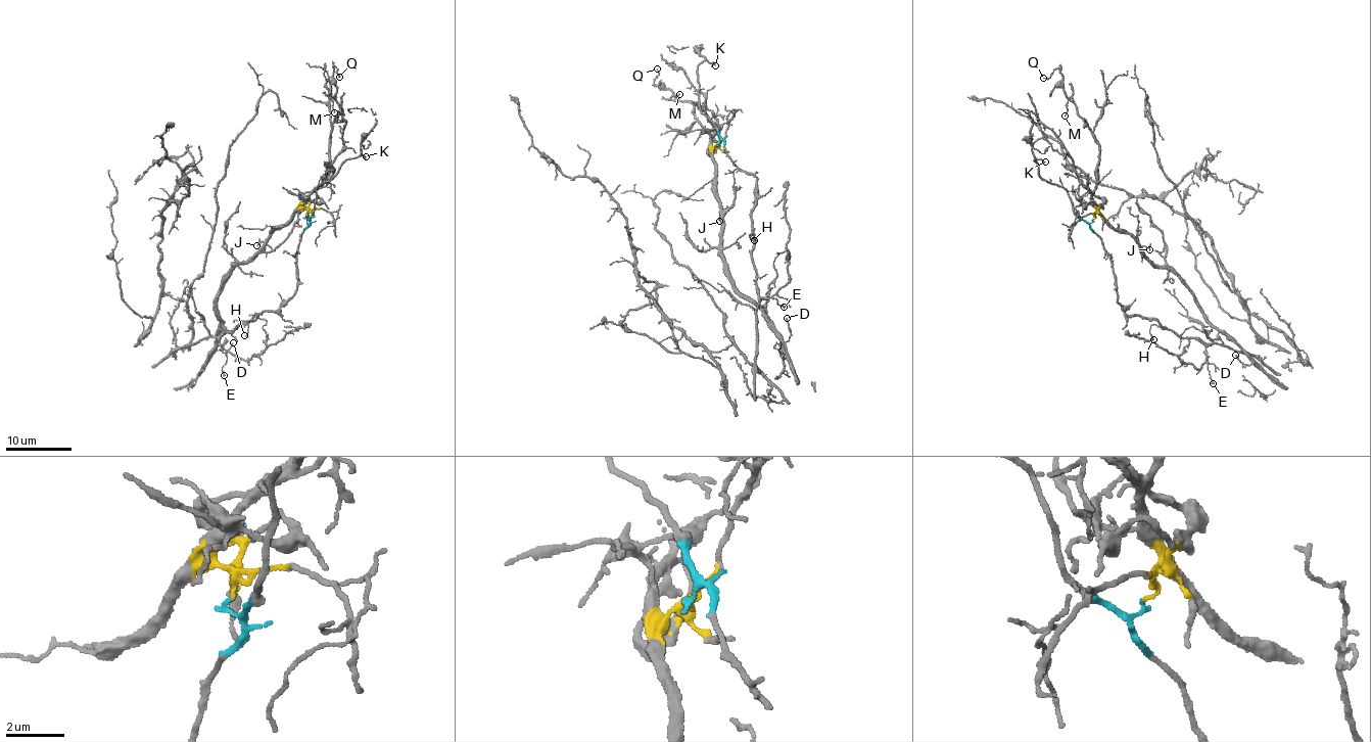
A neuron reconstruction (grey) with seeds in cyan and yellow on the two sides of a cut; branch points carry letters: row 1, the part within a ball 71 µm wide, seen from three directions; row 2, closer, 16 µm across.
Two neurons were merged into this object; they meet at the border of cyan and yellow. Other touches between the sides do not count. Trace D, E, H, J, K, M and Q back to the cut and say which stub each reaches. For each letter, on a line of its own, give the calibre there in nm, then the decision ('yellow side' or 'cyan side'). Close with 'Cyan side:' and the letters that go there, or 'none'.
D: 120 nm thick; yellow side
E: 150 nm thick; cyan side
H: 130 nm thick; cyan side
J: 130 nm thick; yellow side
K: 130 nm thick; cyan side
M: 100 nm thick; yellow side
Q: 120 nm thick; yellow side
Cyan side: E, H, K

